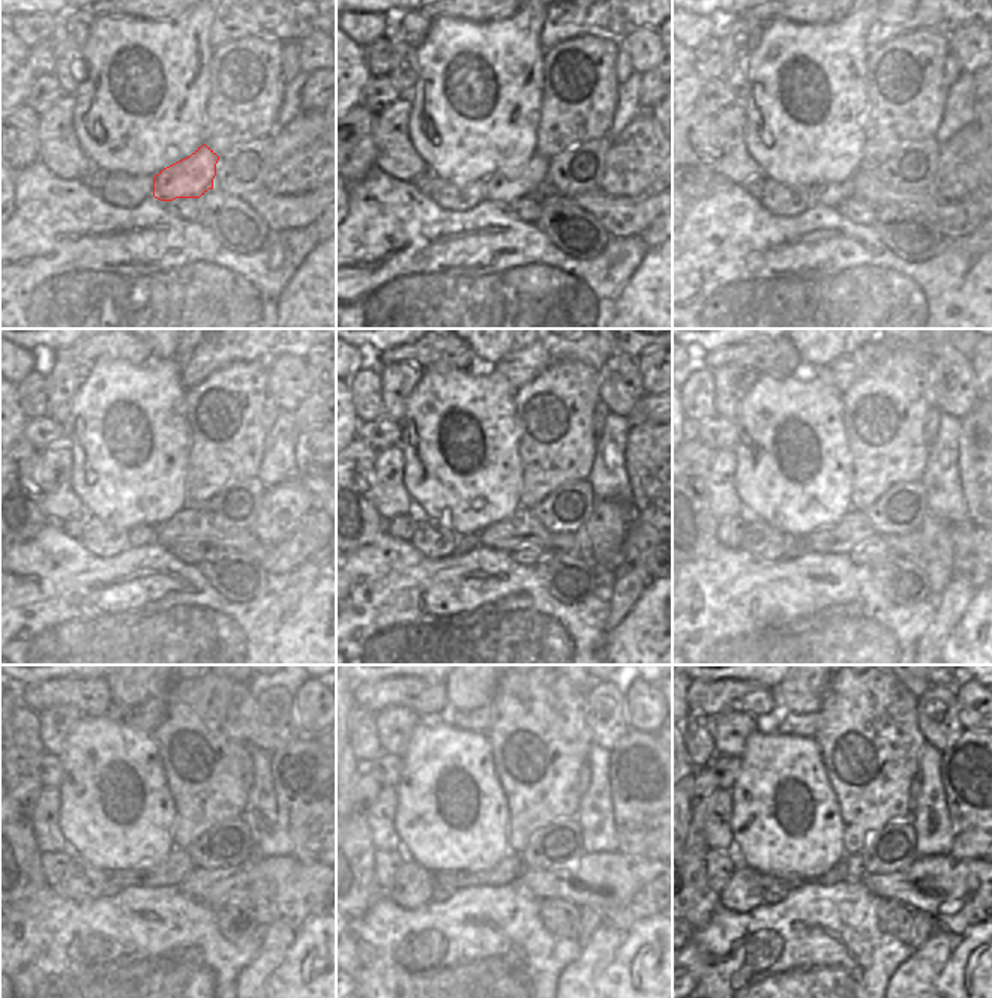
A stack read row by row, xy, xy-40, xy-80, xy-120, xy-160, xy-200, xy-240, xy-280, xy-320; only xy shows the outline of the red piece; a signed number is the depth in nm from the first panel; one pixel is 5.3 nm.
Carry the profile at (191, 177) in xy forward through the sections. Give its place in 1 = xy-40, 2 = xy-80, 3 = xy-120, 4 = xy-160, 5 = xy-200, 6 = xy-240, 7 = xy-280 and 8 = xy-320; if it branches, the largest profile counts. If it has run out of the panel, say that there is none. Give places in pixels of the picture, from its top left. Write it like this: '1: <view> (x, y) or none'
1: xy-40 (500, 189)
2: xy-80 (829, 194)
3: xy-120 (143, 535)
4: xy-160 (467, 542)
5: xy-200 (793, 547)
6: xy-240 (111, 889)
7: xy-280 (440, 893)
8: xy-320 (769, 898)

